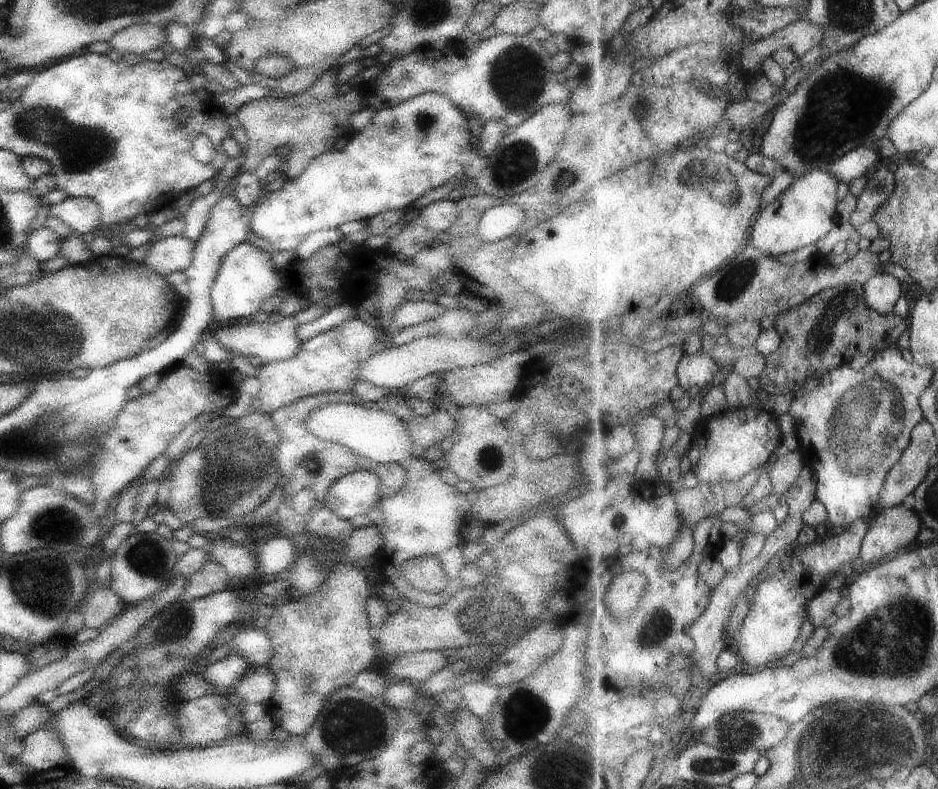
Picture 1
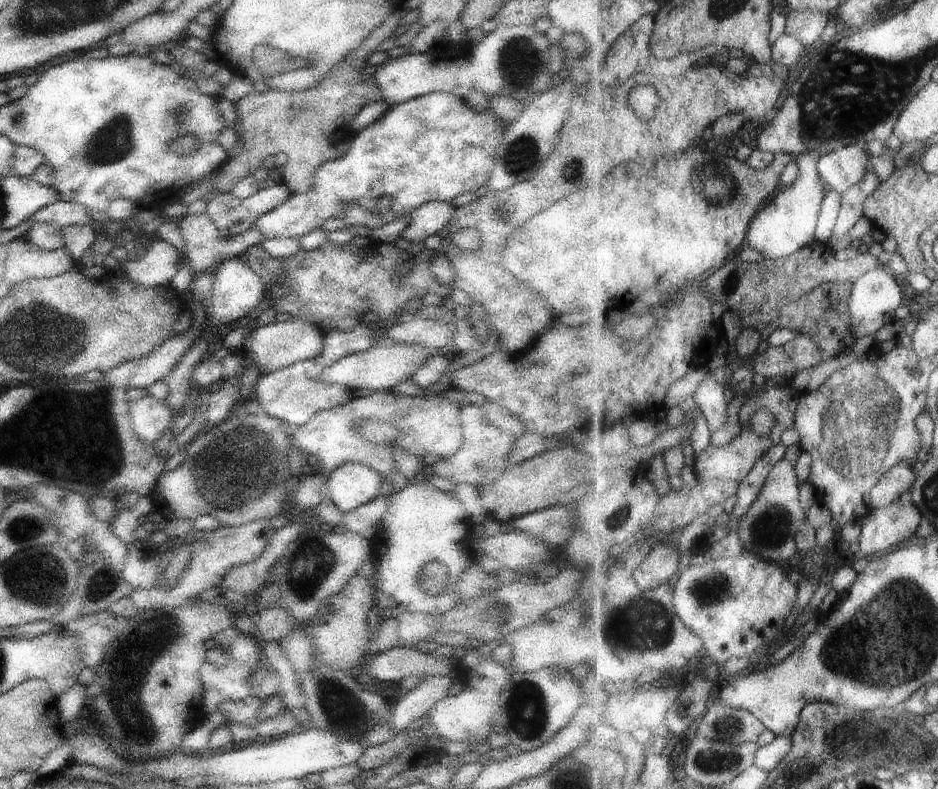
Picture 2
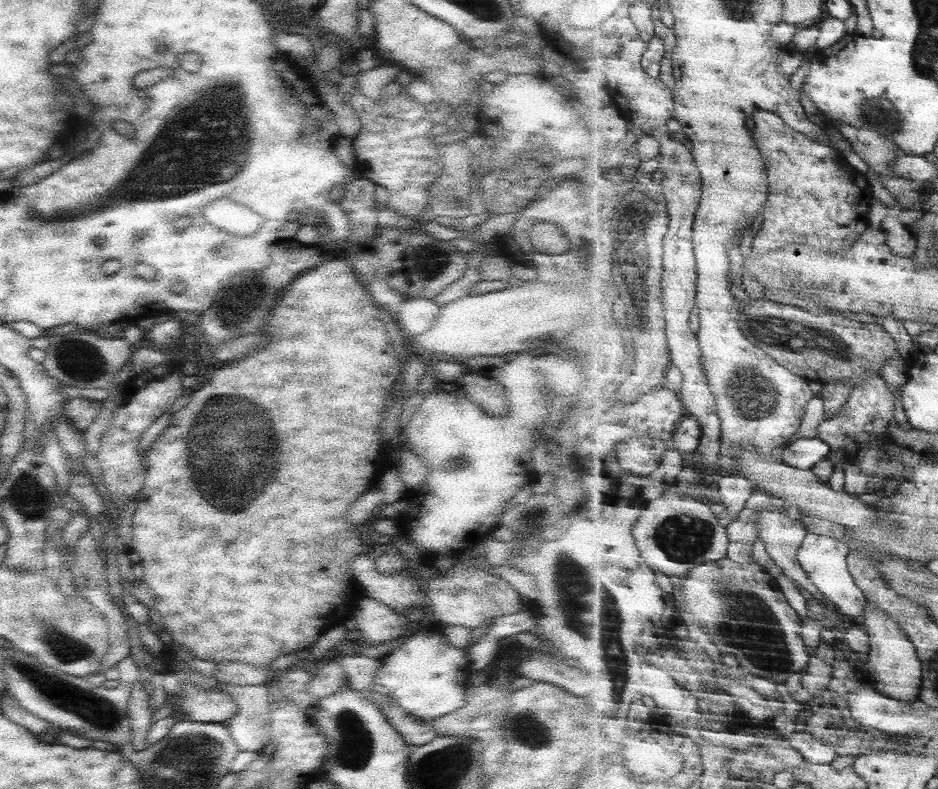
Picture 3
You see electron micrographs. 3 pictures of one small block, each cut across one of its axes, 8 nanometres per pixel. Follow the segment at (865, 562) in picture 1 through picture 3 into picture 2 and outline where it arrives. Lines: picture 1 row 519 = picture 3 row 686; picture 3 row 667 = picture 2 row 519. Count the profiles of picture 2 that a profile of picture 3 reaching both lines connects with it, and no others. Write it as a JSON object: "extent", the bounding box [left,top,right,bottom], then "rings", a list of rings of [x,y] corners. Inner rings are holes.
{"extent":[859,500,921,558],"rings":[[[898,500],[880,509],[871,510],[863,518],[859,546],[865,558],[869,554],[895,549],[902,542],[907,542],[921,526],[921,509],[913,502]]]}

